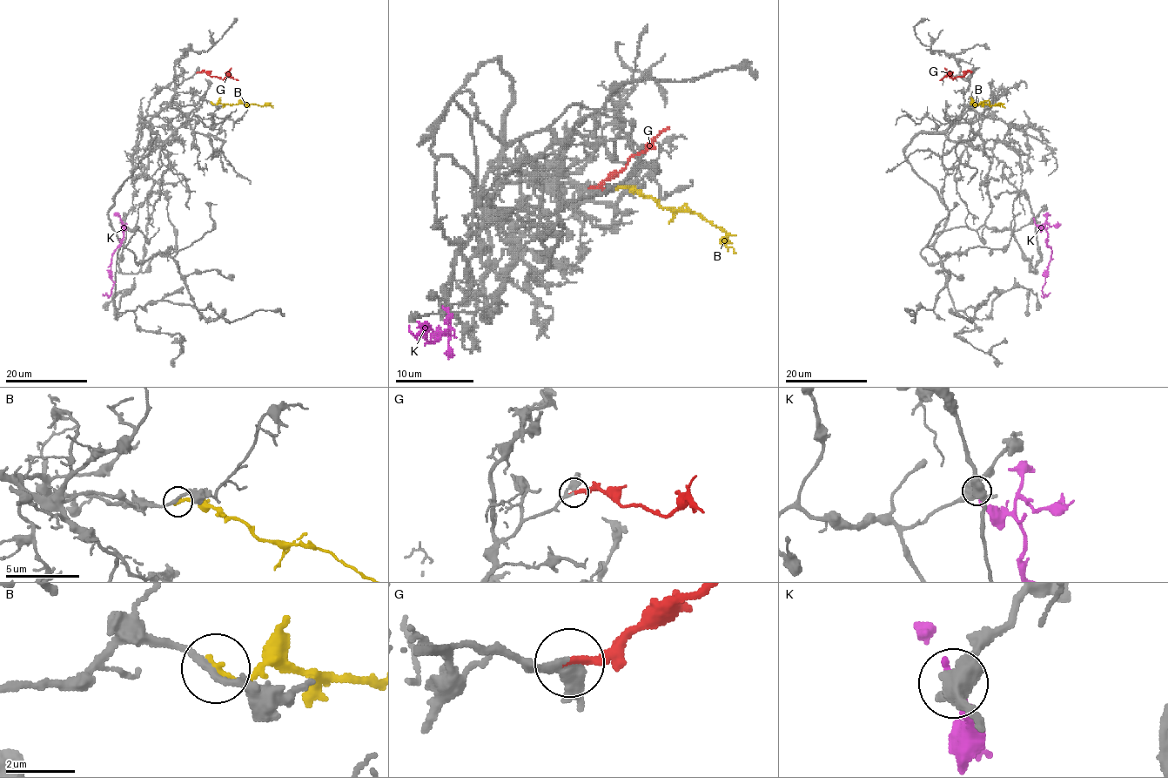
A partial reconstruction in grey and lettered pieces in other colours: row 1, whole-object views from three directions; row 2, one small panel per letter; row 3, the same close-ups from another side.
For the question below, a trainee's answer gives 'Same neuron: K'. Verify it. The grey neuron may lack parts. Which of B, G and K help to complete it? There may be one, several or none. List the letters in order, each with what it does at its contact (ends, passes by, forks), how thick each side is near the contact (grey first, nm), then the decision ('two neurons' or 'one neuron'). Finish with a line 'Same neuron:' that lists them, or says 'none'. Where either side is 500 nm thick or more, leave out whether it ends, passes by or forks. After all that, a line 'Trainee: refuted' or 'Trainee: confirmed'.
B: it ends there; 190 nm thick on the grey side, 220 nm on the other; two neurons
G: it ends there; 360 nm thick on the grey side, 240 nm on the other; one neuron
K: it ends there; 480 nm thick on the grey side, 240 nm on the other; two neurons
Same neuron: G
Trainee: refuted

